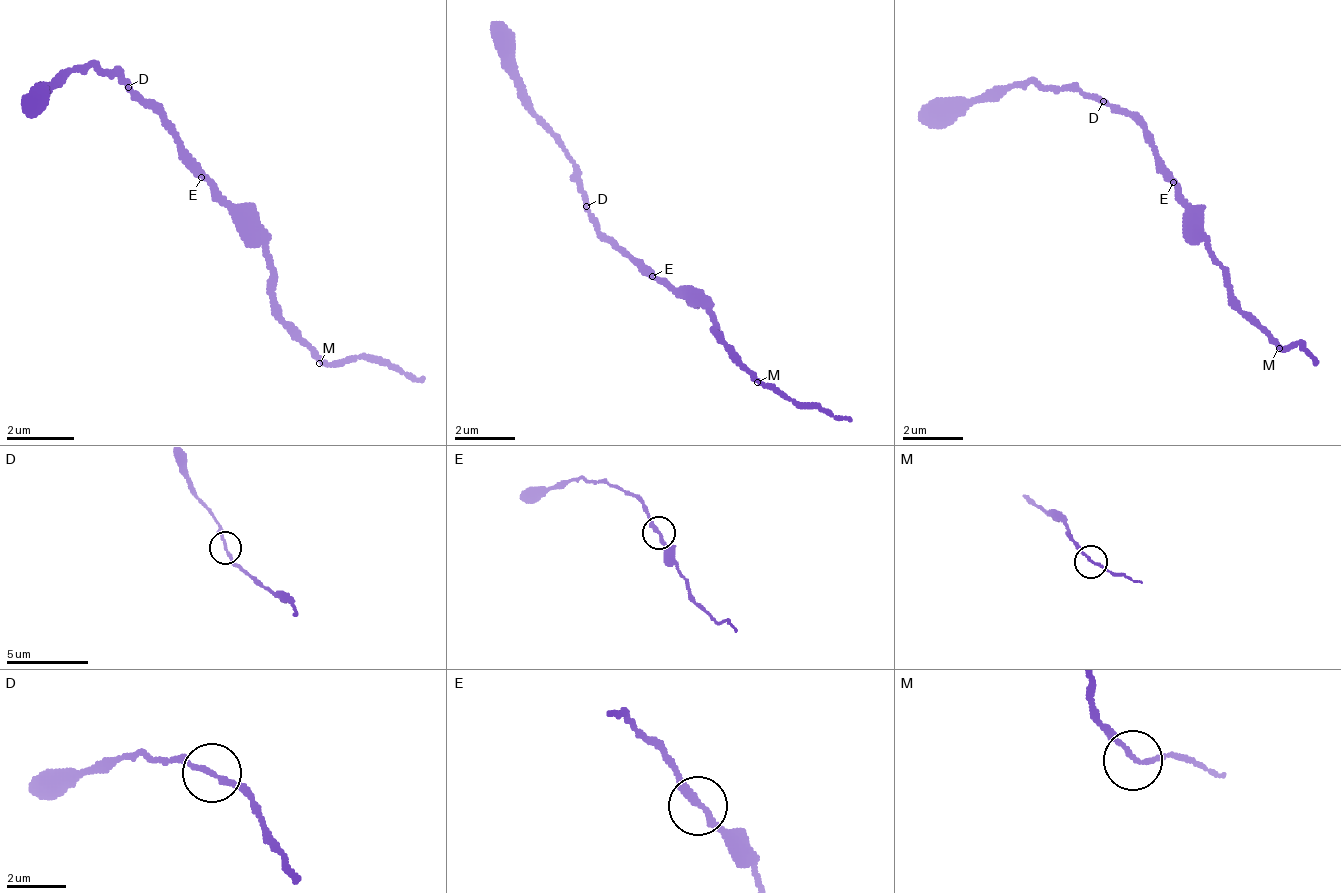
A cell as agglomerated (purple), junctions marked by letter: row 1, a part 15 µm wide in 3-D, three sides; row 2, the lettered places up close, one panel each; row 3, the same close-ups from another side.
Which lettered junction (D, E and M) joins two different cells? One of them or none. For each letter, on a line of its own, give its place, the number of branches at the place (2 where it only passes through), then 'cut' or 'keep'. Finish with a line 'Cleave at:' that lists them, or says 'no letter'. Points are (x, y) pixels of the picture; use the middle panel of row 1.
D: at (586, 206); 2 branches meet; keep
E: at (652, 276); 2 branches meet; keep
M: at (757, 382); 2 branches meet; keep
Cleave at: no letter

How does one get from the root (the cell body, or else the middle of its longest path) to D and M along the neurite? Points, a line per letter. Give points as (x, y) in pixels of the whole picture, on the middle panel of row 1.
D: (652, 269), (644, 261), (637, 261), (584, 208)
M: (652, 269), (674, 291), (682, 291), (712, 322), (712, 337), (757, 382)

